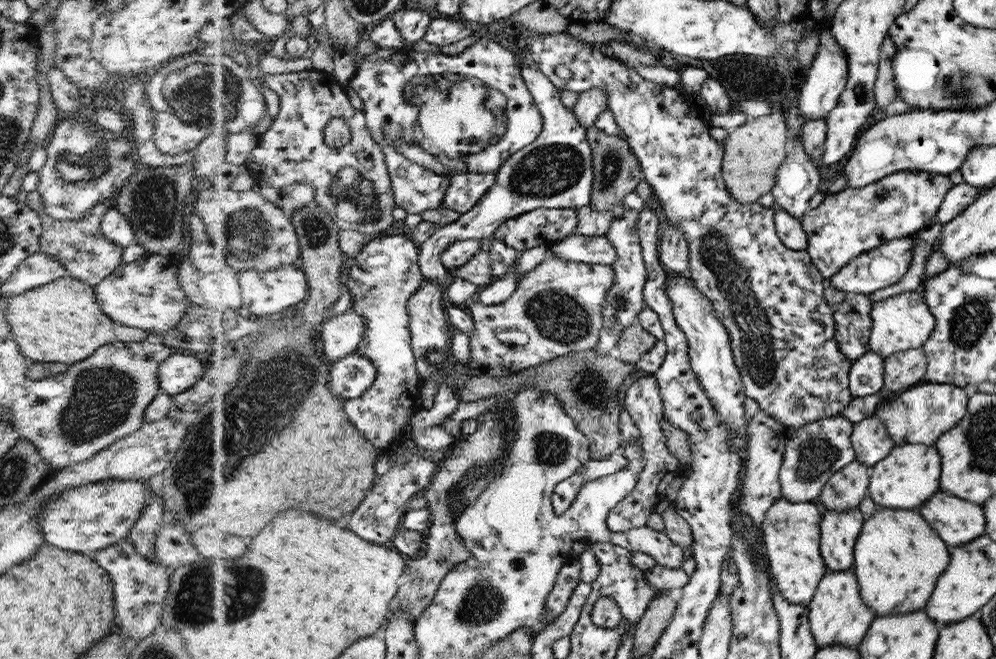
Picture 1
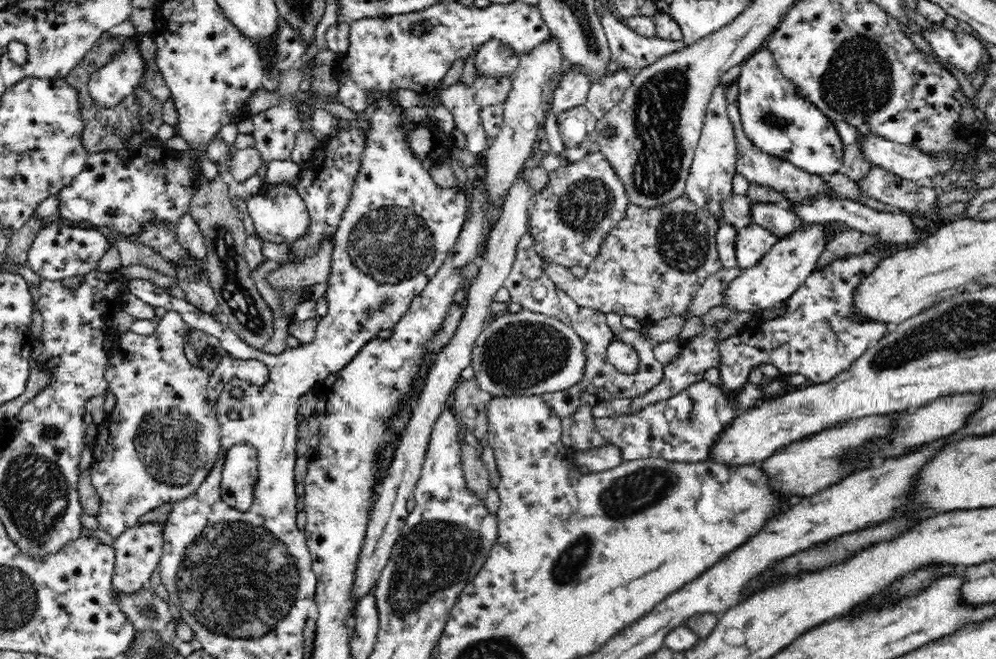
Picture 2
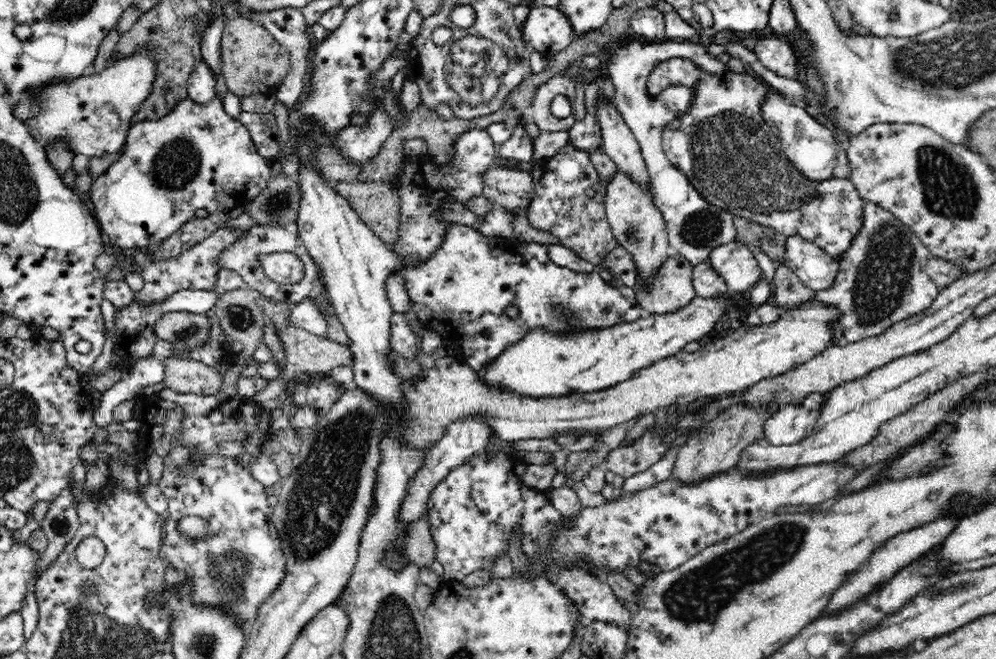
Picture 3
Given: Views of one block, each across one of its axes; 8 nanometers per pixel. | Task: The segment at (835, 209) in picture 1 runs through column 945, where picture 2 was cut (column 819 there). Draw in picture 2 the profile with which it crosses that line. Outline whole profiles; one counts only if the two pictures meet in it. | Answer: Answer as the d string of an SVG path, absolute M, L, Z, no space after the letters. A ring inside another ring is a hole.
M737 103L728 104L727 113L733 124L733 134L737 146L735 169L736 172L742 174L749 183L773 188L773 190L784 195L786 198L785 203L787 203L787 205L791 203L792 207L796 207L798 204L804 204L804 202L810 202L810 200L815 199L816 196L830 196L830 194L833 194L832 189L830 189L830 186L826 183L825 177L817 175L816 173L806 172L804 169L798 168L795 164L784 160L782 157L769 156L752 143L744 132Z

